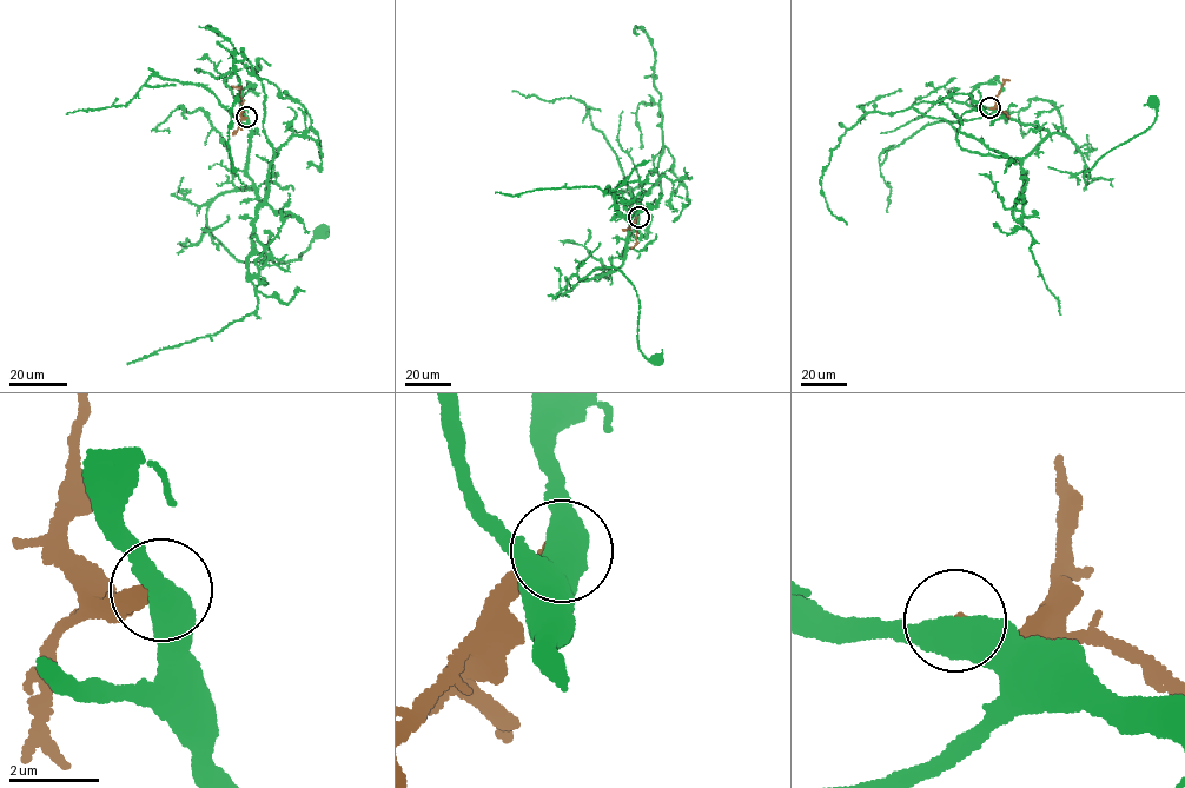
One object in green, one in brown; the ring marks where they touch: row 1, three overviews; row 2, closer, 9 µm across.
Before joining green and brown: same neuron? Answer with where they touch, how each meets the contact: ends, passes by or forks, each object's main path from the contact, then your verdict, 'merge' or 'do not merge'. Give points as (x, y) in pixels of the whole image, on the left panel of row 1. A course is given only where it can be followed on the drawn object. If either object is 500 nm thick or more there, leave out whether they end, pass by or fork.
(246, 117) | green via (247, 118), (253, 189), (213, 199), (206, 214), (212, 234), (239, 260), (278, 264), (300, 259), (319, 234) | brown via (247, 117), (242, 114), (239, 88), (231, 86) | do not merge

